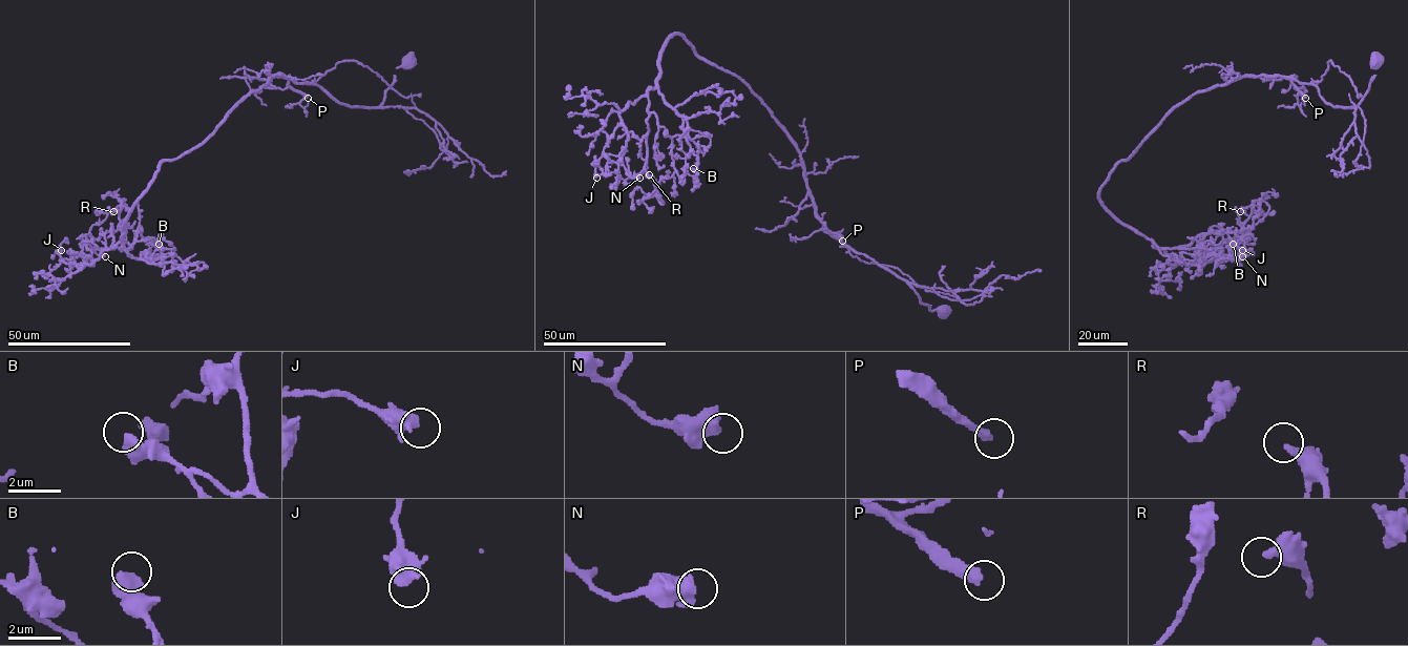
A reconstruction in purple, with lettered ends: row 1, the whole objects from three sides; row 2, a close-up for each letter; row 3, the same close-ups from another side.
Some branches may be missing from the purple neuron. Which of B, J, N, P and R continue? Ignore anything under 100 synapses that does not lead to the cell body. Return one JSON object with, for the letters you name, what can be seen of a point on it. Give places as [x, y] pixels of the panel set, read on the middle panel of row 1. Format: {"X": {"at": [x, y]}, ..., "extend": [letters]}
{"P": {"at": [842, 241]}, "extend": ["P"]}

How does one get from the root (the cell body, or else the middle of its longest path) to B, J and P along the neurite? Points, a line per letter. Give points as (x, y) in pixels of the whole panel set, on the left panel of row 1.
B: (410, 61), (375, 107), (271, 76), (201, 143), (161, 164), (123, 235), (139, 258), (163, 259), (159, 244)
J: (410, 61), (375, 107), (271, 76), (201, 143), (161, 164), (114, 247), (91, 265), (61, 250)
P: (410, 61), (396, 68), (378, 106), (348, 106), (316, 85), (289, 80), (308, 98)

